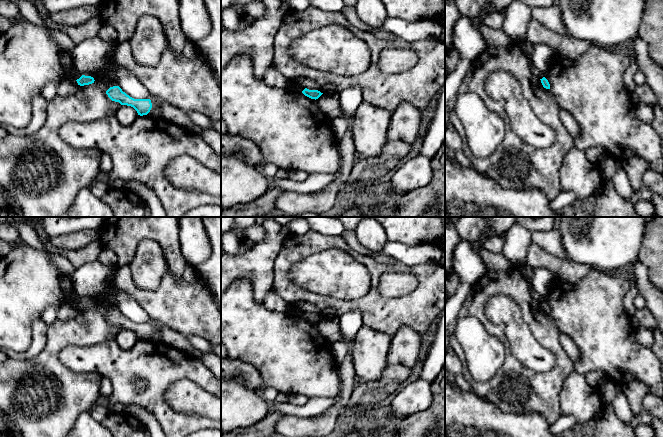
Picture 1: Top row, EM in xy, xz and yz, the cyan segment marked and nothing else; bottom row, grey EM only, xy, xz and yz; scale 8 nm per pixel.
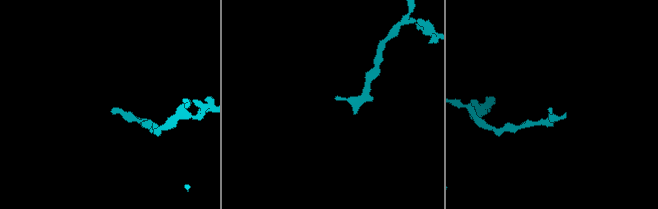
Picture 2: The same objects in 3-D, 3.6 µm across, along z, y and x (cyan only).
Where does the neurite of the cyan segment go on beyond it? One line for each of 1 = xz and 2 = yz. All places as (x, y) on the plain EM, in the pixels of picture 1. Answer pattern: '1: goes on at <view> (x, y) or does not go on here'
1: does not go on here
2: does not go on here

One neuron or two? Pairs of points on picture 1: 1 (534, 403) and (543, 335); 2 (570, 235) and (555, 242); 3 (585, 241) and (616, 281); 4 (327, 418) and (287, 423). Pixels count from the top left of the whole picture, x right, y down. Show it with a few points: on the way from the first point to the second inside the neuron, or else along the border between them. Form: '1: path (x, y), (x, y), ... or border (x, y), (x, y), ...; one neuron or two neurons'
1: path (546, 386), (559, 372), (559, 352); one neuron
2: border (557, 227), (560, 232), (562, 248), (568, 258); two neurons
3: border (593, 267), (617, 273); two neurons
4: path (317, 424), (297, 424); one neuron

